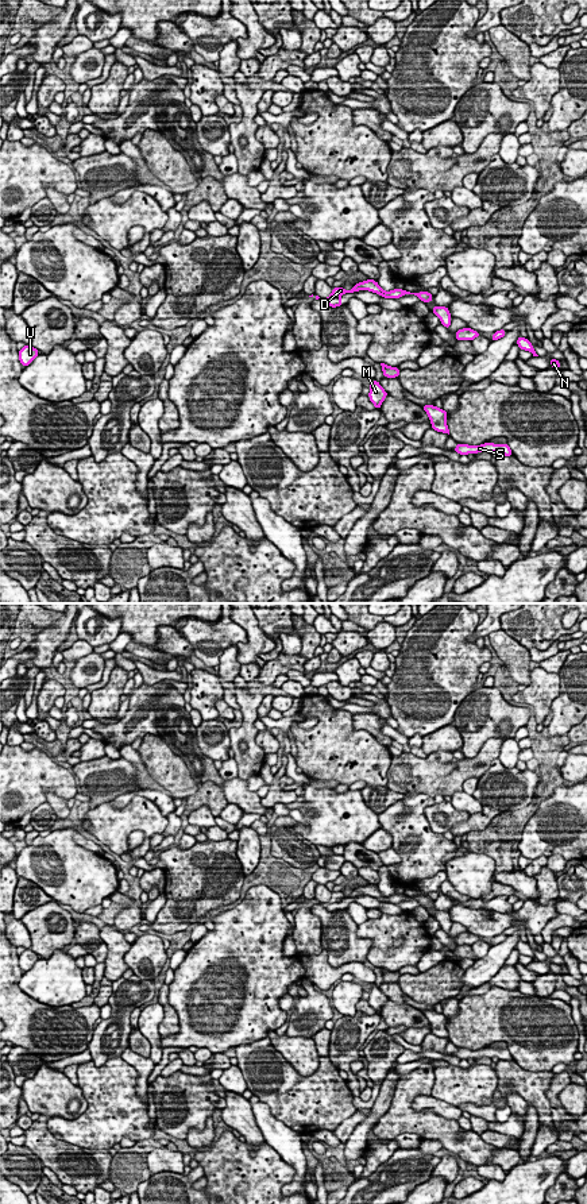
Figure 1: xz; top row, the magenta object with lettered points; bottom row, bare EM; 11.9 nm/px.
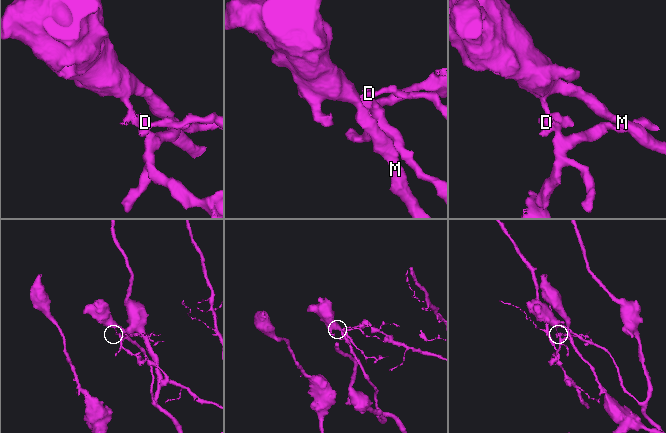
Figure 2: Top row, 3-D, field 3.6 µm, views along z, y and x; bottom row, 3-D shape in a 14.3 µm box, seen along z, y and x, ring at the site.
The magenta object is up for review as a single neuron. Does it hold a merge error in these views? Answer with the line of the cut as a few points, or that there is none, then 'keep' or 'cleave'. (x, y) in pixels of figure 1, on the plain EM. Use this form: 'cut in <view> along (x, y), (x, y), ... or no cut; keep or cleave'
cut in xz along (338, 902), (328, 902), (324, 906); cleave

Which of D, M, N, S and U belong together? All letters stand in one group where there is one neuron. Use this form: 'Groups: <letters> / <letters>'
Groups: D M N U / S

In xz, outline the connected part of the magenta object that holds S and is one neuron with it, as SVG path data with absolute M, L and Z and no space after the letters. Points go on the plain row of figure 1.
M459 1047L455 1053L455 1057L459 1060L468 1060L468 1058L478 1058L478 1057L498 1057L499 1060L511 1061L513 1057L509 1051L509 1049L494 1049L494 1047L484 1047L480 1050L468 1050Z

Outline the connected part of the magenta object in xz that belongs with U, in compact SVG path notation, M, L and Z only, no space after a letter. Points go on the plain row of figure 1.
M26 949L20 956L18 956L18 958L22 970L27 972L39 960L39 956L32 950Z

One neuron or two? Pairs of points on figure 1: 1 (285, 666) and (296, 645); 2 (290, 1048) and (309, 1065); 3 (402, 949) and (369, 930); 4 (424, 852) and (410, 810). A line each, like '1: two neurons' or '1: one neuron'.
1: one neuron
2: one neuron
3: one neuron
4: one neuron

